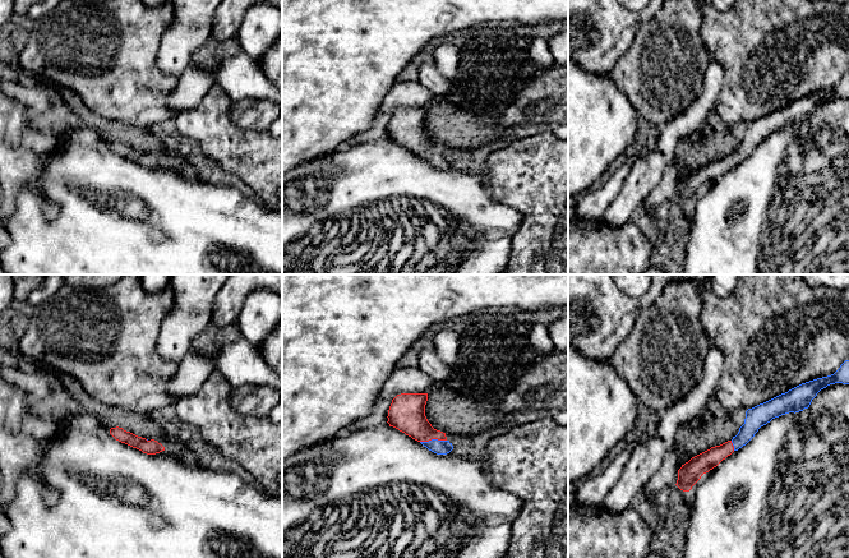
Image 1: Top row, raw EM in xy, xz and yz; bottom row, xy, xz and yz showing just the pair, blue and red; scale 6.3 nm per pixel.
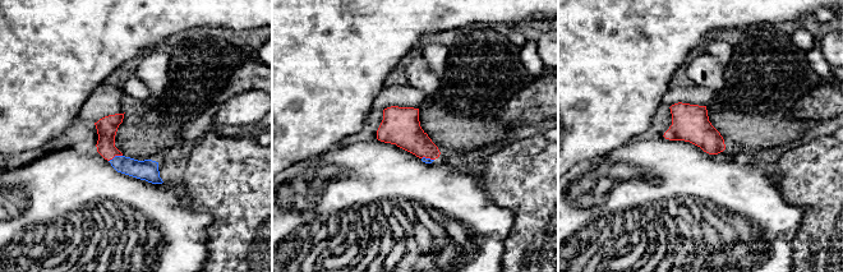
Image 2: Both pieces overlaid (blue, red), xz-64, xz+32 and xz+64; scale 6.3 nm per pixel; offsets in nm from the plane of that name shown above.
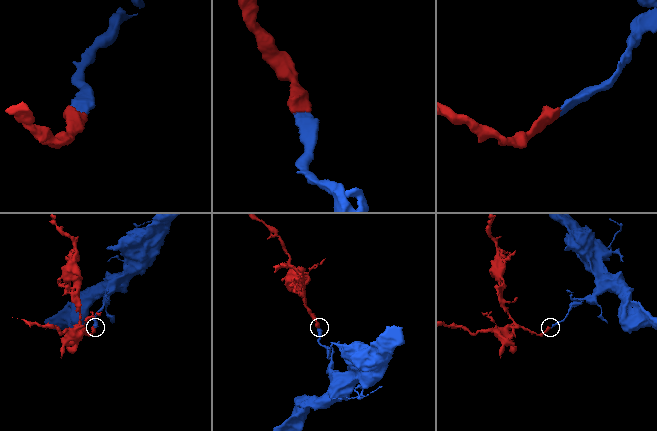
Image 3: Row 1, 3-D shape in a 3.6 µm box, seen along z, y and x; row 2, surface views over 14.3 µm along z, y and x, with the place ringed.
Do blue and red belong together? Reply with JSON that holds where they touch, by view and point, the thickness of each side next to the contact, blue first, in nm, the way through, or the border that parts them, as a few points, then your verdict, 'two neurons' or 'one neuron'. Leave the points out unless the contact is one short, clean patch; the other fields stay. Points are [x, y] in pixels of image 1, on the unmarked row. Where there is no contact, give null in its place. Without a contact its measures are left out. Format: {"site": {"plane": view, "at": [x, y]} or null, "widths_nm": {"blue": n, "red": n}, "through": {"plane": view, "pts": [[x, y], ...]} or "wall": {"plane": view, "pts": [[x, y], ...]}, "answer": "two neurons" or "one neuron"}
{"site": {"plane": "xz", "at": [433, 153]}, "widths_nm": {"blue": 100, "red": 220}, "through": {"plane": "xz", "pts": [[441, 161], [433, 153], [406, 127]]}, "answer": "one neuron"}

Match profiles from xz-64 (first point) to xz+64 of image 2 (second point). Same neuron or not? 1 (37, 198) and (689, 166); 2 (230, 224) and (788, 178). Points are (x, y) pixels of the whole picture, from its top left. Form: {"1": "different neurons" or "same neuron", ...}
{"1": "same neuron", "2": "same neuron"}

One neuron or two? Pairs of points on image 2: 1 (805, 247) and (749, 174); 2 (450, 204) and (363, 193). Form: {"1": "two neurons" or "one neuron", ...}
{"1": "two neurons", "2": "one neuron"}

